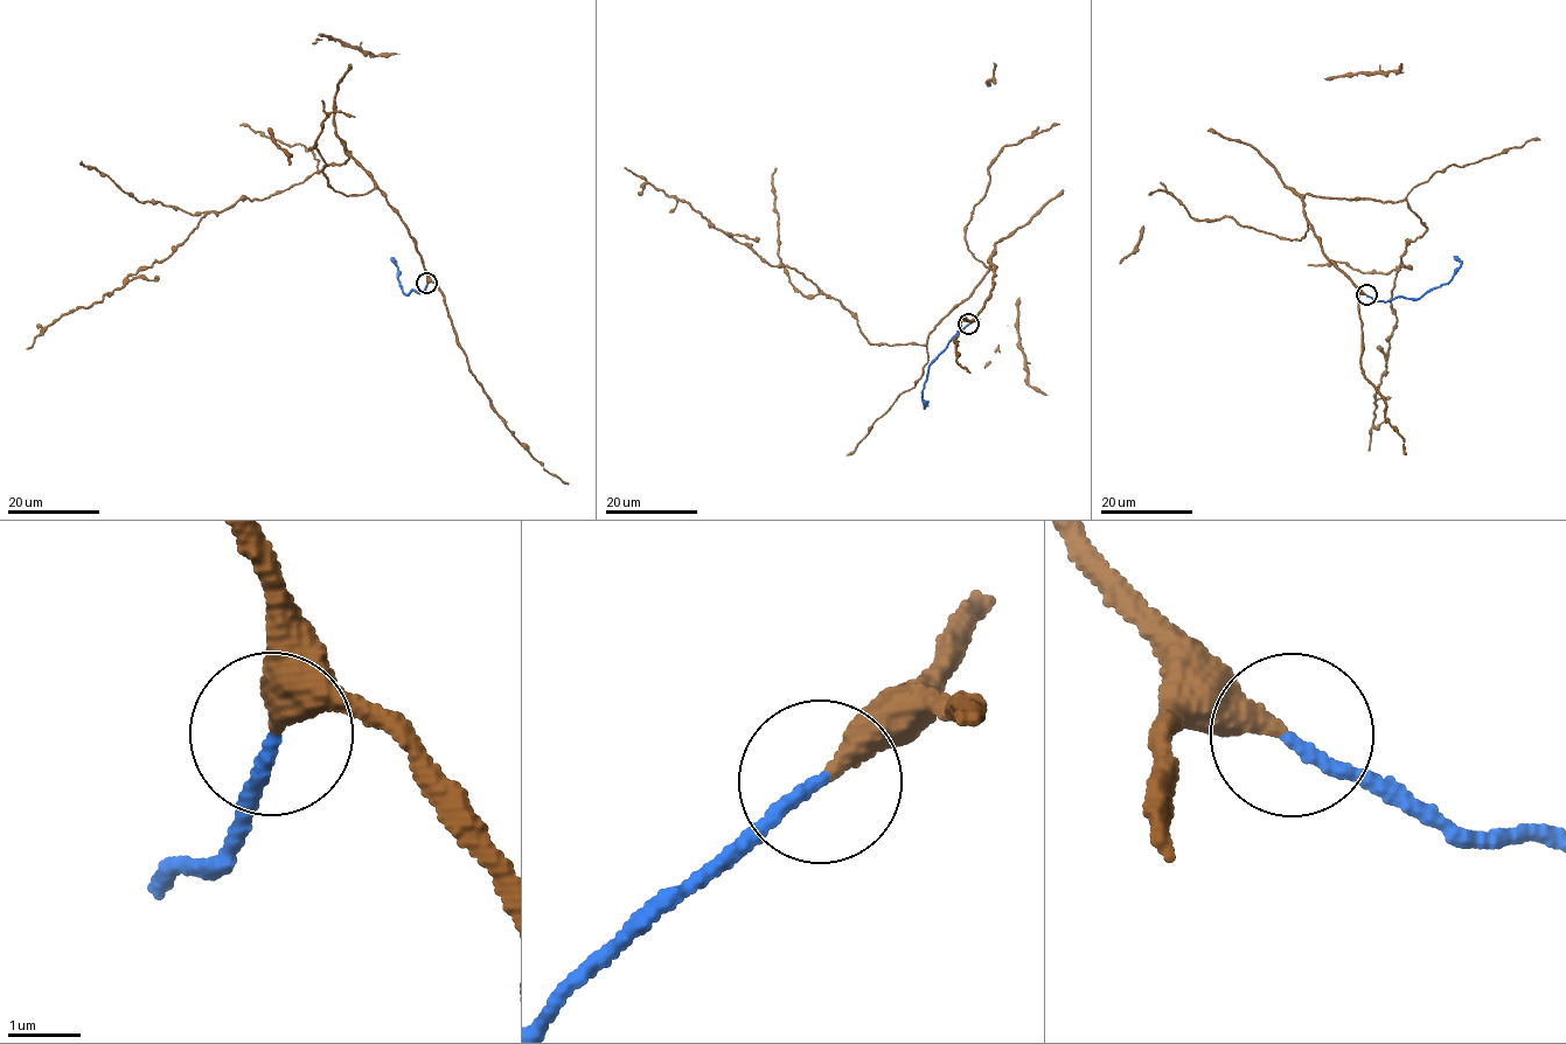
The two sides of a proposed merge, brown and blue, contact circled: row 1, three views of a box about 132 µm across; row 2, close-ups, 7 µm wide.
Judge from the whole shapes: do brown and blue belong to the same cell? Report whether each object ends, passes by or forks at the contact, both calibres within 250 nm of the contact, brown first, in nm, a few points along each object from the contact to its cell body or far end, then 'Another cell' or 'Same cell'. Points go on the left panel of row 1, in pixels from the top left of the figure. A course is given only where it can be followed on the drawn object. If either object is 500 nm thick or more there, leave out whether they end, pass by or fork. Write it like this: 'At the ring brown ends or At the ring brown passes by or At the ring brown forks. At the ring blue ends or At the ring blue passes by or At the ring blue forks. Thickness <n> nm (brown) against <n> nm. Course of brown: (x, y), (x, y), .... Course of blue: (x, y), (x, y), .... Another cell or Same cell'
At the ring brown ends. At the ring blue ends. Thickness 360 nm (brown) against 190 nm. Course of brown: (427, 283), (406, 225), (349, 152), (342, 164), (284, 190), (209, 211), (169, 255), (65, 313), (27, 349). Course of blue: (427, 283), (423, 291), (413, 290), (404, 293), (397, 266), (390, 257). Same cell

